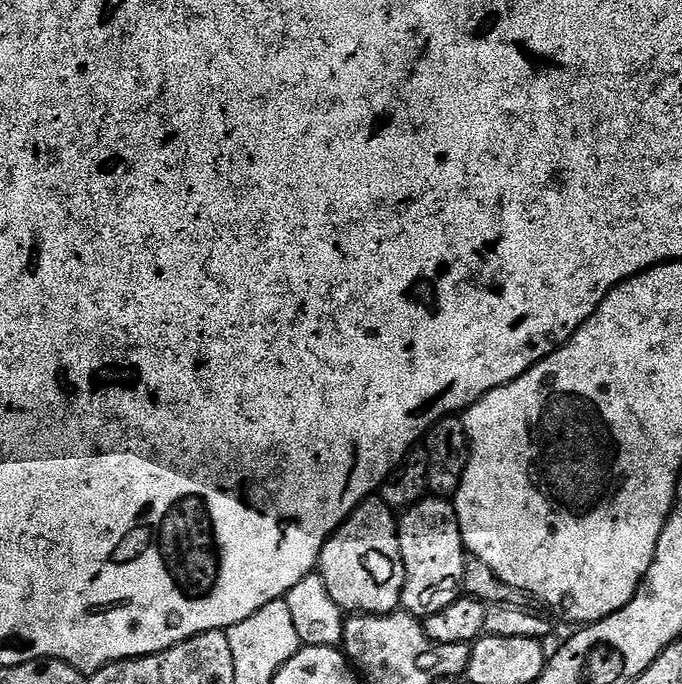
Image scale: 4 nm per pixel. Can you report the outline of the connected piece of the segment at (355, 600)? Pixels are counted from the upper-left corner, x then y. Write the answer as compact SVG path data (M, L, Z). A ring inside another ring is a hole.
M369 498L363 500L355 510L353 510L344 520L343 524L337 528L336 533L324 542L324 548L320 551L320 562L318 565L318 574L326 582L326 590L330 590L330 598L341 610L348 614L367 614L369 616L386 616L395 613L395 608L401 607L400 595L404 589L404 563L400 553L400 533L398 531L398 516L393 509L386 506L386 502L379 498Z

